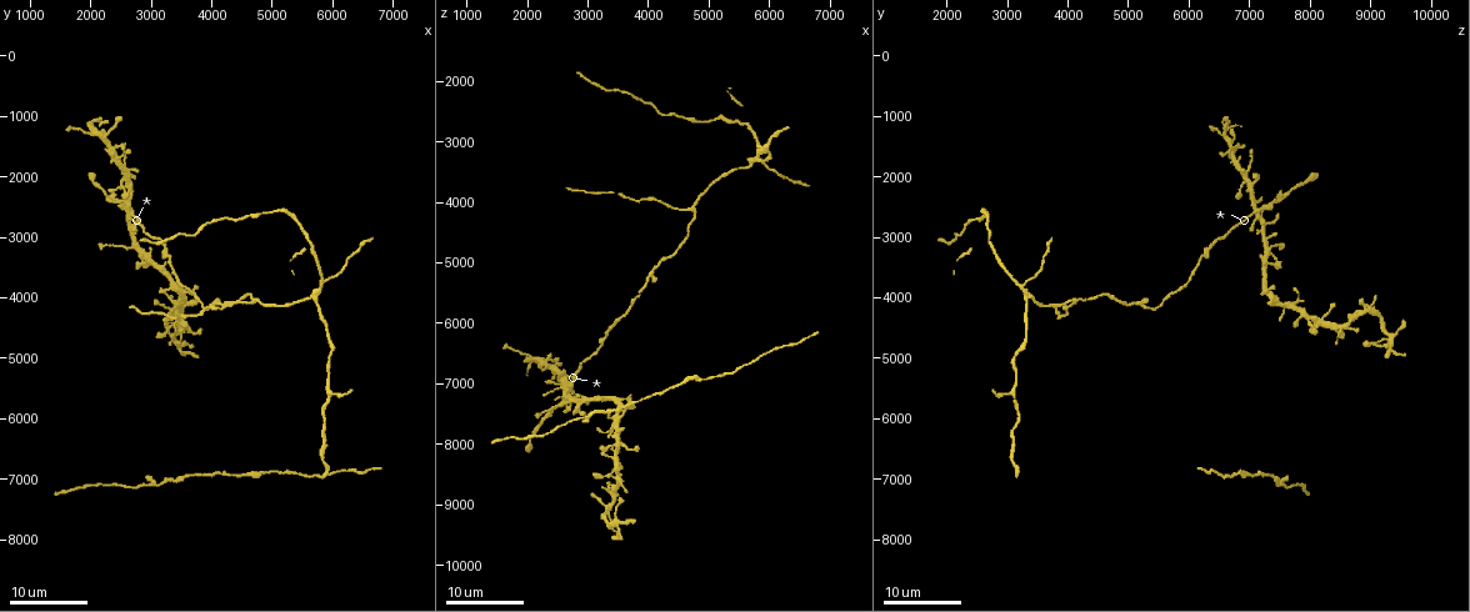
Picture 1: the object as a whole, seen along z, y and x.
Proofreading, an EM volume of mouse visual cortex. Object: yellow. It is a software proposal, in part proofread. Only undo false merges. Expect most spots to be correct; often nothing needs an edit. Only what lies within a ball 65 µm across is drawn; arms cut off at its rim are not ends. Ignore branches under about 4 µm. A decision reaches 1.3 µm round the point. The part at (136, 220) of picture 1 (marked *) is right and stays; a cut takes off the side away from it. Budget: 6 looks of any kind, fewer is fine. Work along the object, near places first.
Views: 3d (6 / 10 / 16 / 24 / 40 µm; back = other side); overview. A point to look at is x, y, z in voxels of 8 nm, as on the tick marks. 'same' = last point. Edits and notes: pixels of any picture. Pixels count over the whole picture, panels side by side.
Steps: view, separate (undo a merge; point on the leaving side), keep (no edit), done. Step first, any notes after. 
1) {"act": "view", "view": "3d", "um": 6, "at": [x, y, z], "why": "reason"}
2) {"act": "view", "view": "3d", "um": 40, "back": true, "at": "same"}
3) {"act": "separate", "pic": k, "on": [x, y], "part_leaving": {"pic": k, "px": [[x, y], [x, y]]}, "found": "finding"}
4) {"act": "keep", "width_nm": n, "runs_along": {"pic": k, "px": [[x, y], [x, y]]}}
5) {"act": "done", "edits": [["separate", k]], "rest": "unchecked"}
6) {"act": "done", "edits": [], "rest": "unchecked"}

{"act": "view", "view": "3d", "um": 24, "at": [2750, 3150, 7250], "why": "arms part here"}

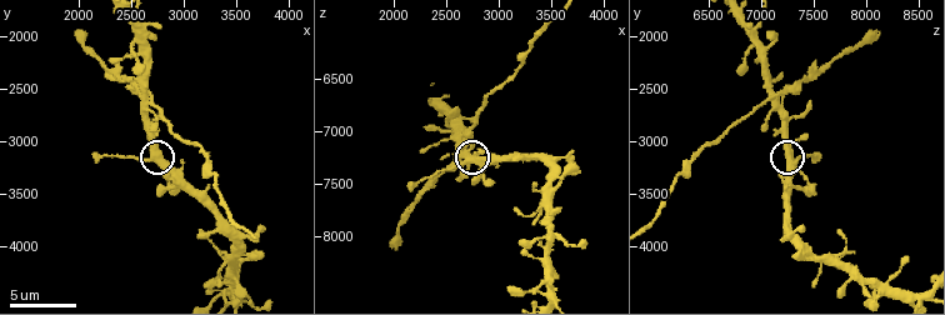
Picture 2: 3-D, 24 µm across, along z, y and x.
{"act": "view", "view": "3d", "um": 6, "at": [2720, 3180, 7260], "why": "zoom in"}

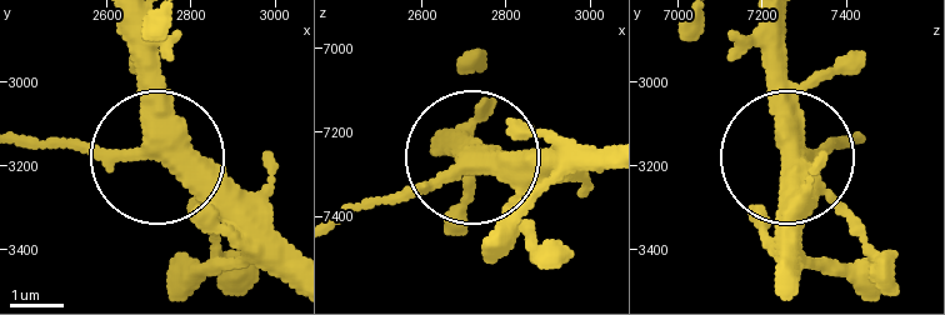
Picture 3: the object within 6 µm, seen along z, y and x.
{"act": "keep", "arms": 3, "runs_along": {"pic": 3, "px": [[134, 28], [156, 158], [26, 149]]}, "found": "one neuron here"}

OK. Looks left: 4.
{"act": "view", "view": "3d", "um": 16, "at": [3000, 7050, 7500], "why": "three-way junction"}

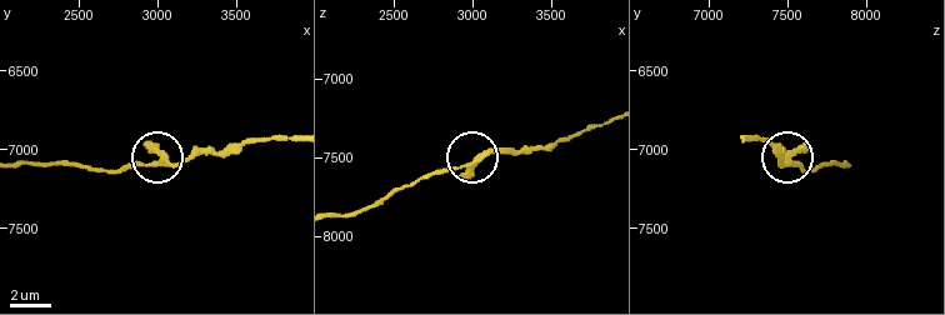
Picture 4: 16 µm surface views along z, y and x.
{"act": "view", "view": "3d", "um": 6, "at": [2980, 7100, 7520]}

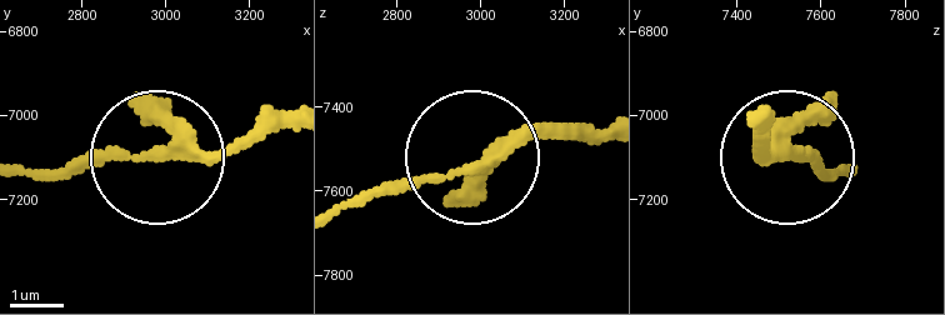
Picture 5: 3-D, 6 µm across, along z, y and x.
{"act": "keep", "width_nm": 260, "found": "continuous, no second neuron"}

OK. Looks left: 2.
{"act": "done", "edits": [], "rest": "unchecked"}

